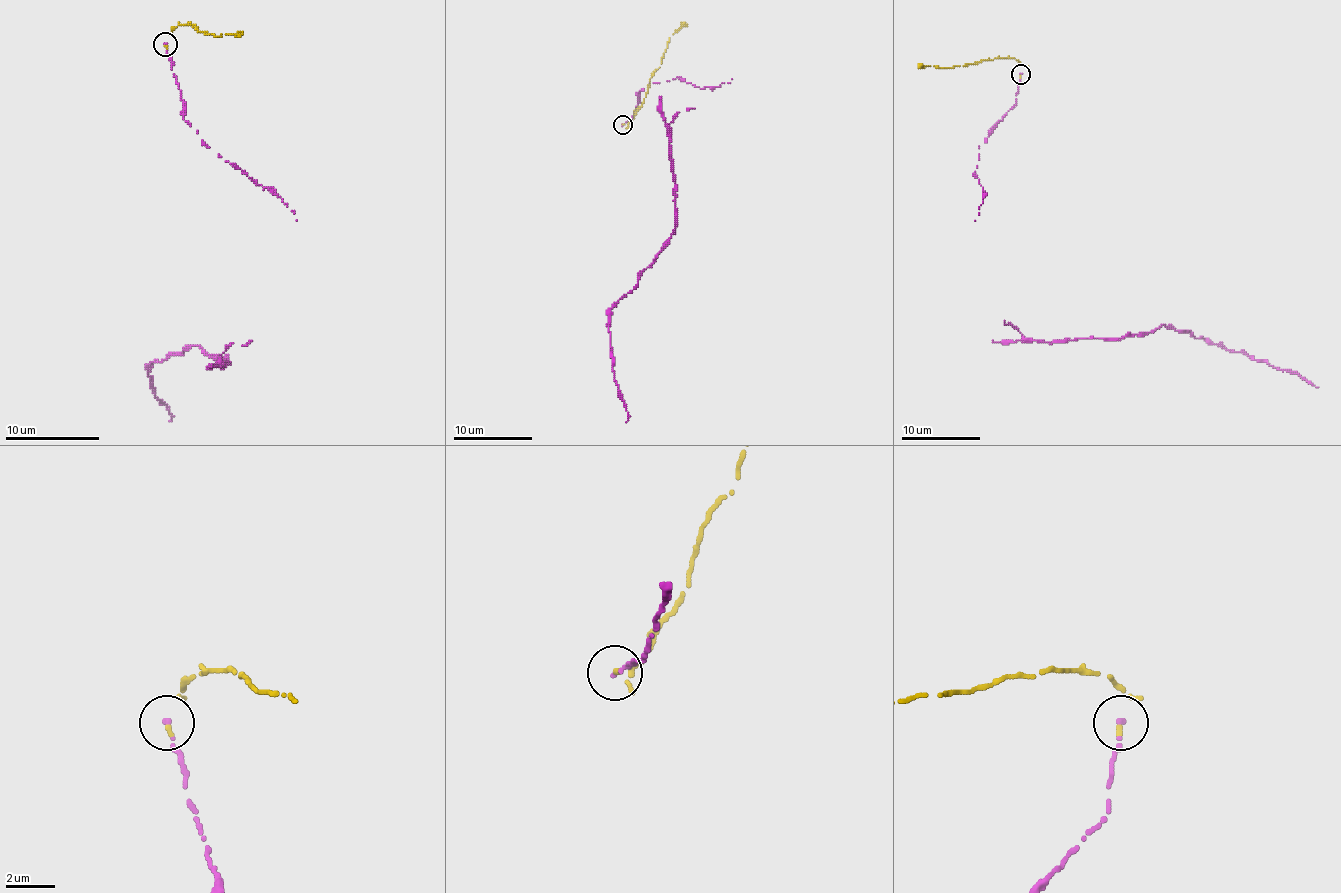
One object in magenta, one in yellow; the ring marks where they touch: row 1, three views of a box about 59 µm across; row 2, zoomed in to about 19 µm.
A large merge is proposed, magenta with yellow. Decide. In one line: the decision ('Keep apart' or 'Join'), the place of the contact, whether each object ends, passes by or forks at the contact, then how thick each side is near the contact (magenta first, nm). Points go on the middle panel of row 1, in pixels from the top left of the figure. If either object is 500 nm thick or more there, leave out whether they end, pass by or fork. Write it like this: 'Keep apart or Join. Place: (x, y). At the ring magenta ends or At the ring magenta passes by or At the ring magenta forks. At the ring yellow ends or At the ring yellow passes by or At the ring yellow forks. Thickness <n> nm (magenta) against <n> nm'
Keep apart. Place: (622, 124). At the ring magenta ends. At the ring yellow ends. Thickness 190 nm (magenta) against 190 nm

